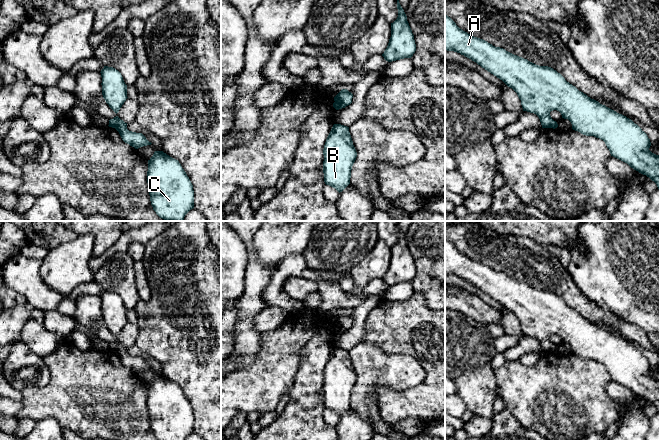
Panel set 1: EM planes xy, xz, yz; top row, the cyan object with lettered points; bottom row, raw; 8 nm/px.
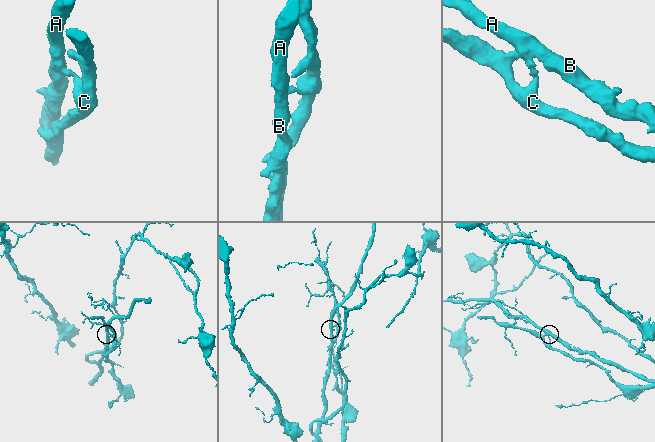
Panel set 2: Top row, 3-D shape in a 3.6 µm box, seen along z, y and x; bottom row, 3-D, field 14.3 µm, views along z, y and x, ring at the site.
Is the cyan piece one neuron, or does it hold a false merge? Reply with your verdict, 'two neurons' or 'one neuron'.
two neurons

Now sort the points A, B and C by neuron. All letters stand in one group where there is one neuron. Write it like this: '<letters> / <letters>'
A B / C

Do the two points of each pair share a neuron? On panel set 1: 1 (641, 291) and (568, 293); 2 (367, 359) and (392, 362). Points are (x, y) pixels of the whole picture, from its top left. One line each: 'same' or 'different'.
1: different
2: same

